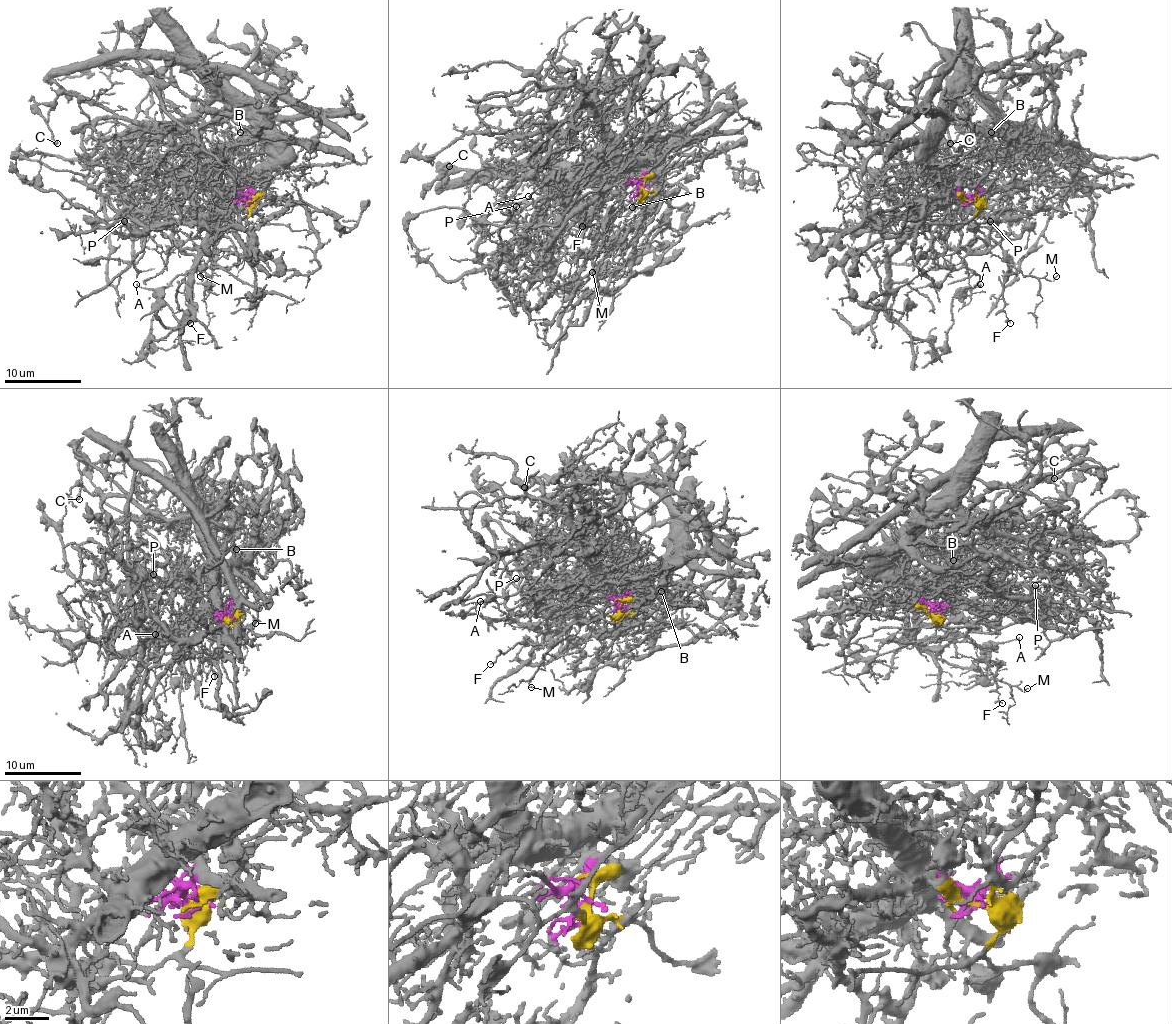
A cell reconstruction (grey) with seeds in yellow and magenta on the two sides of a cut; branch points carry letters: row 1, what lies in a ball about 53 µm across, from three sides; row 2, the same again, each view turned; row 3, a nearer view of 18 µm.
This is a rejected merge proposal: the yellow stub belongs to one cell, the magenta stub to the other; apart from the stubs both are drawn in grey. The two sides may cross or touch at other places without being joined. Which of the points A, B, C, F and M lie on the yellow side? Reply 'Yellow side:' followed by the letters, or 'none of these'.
Yellow side: A, F, M

